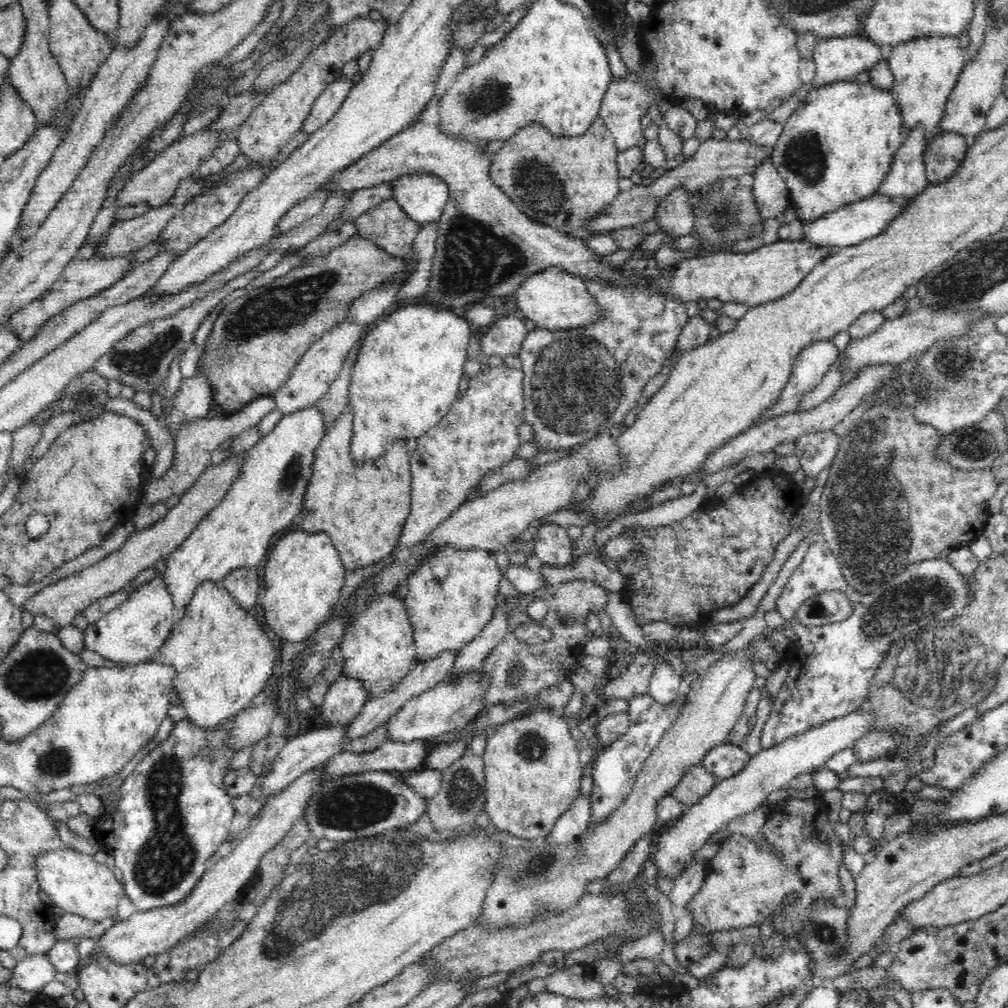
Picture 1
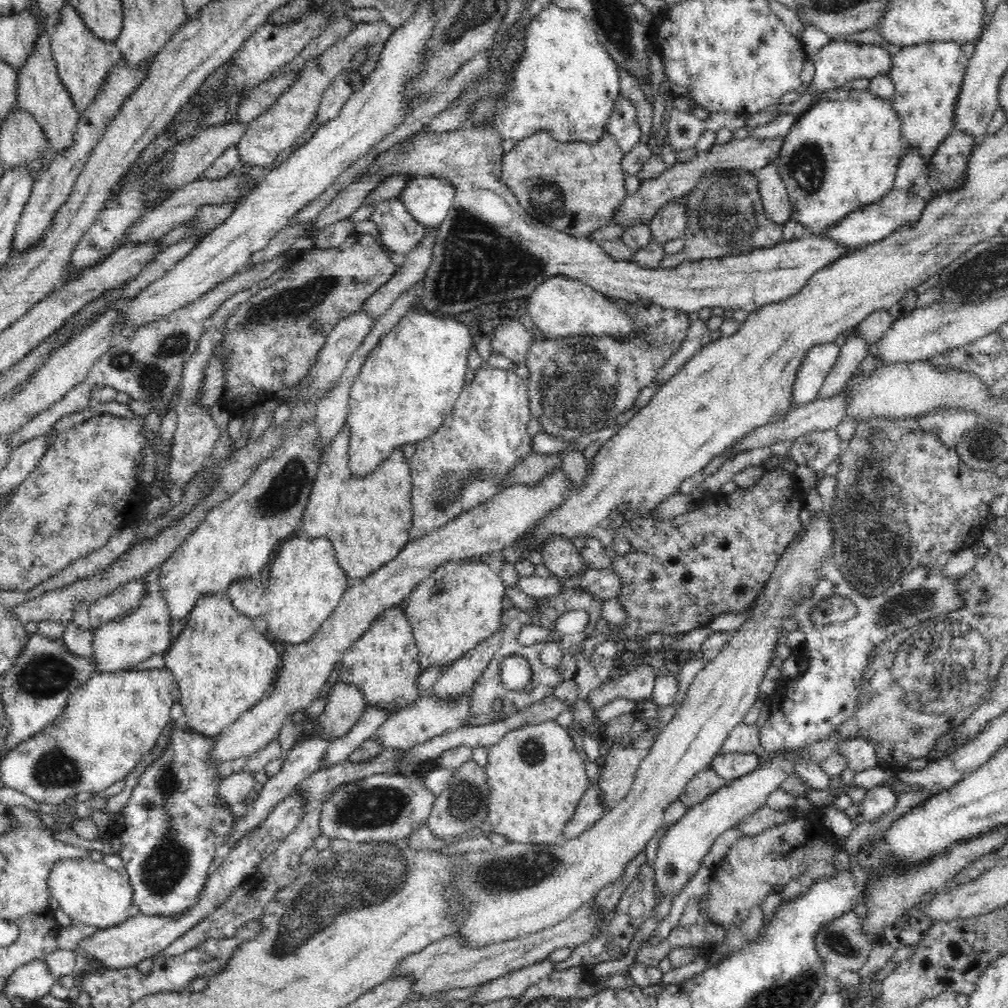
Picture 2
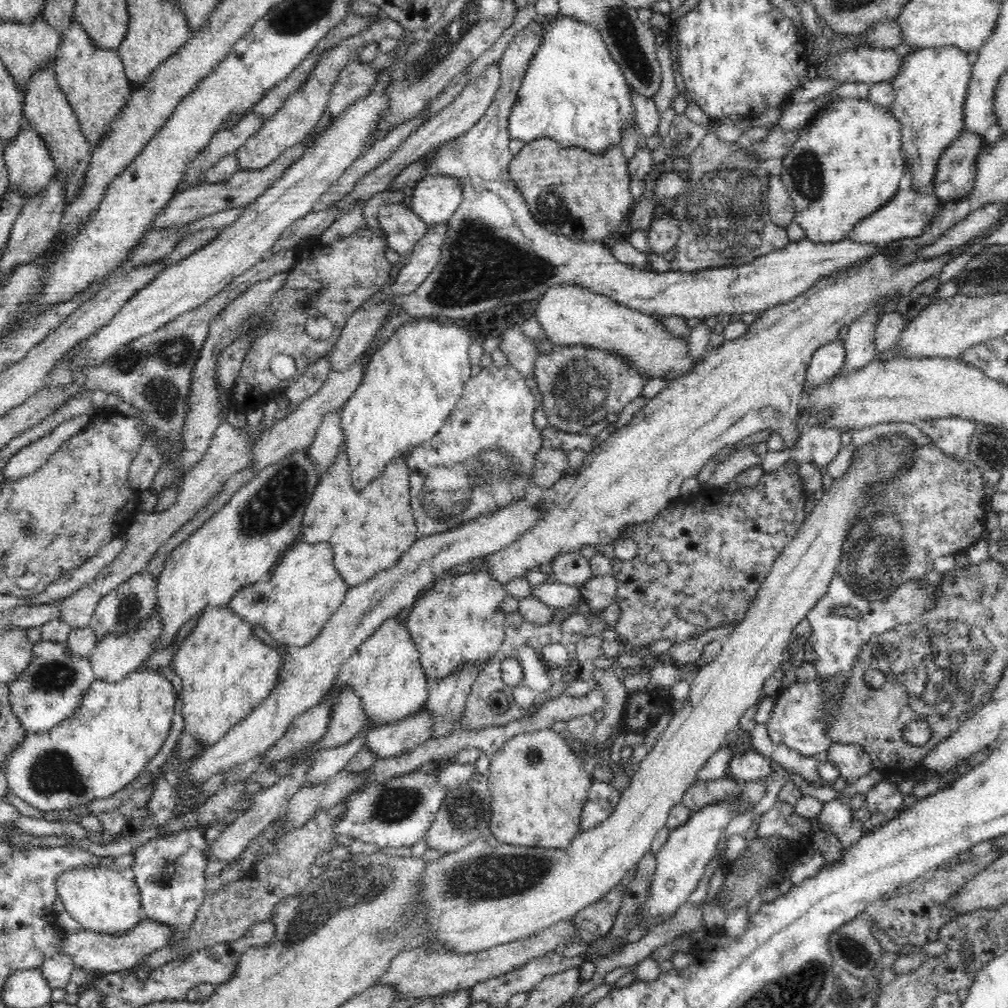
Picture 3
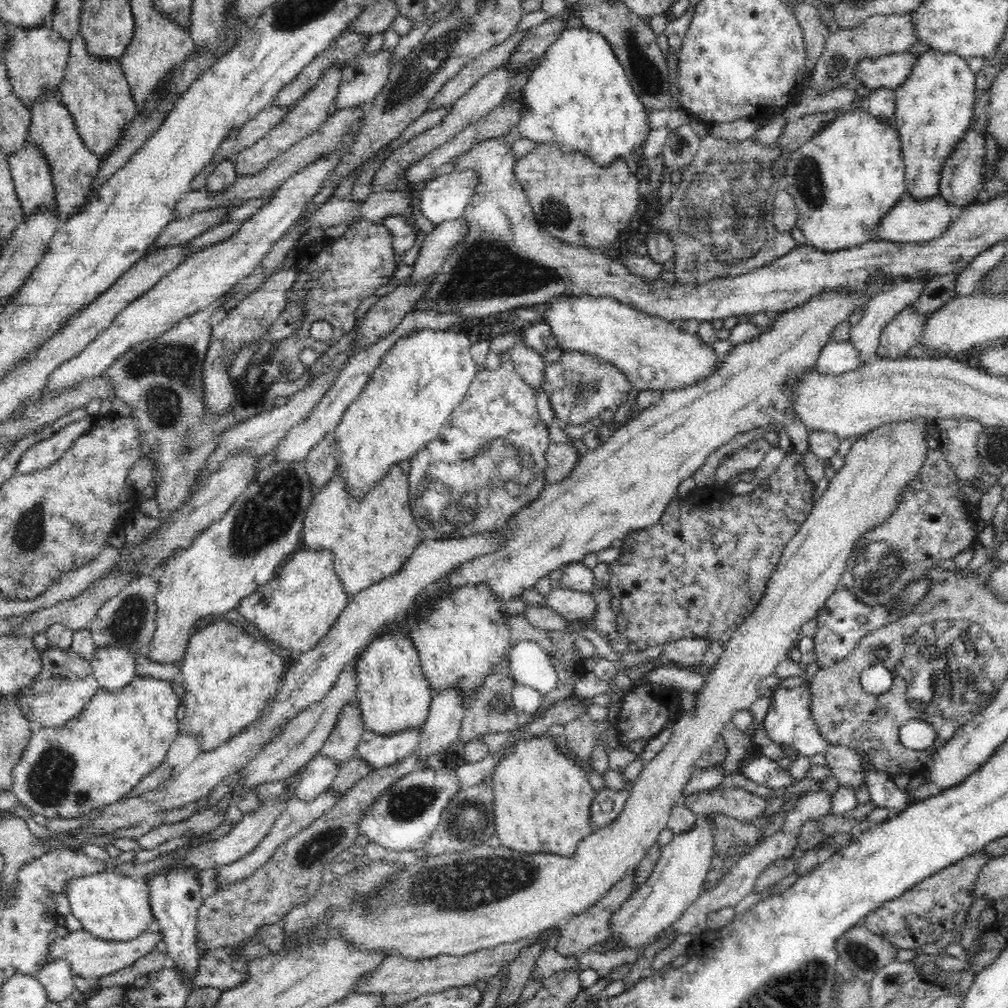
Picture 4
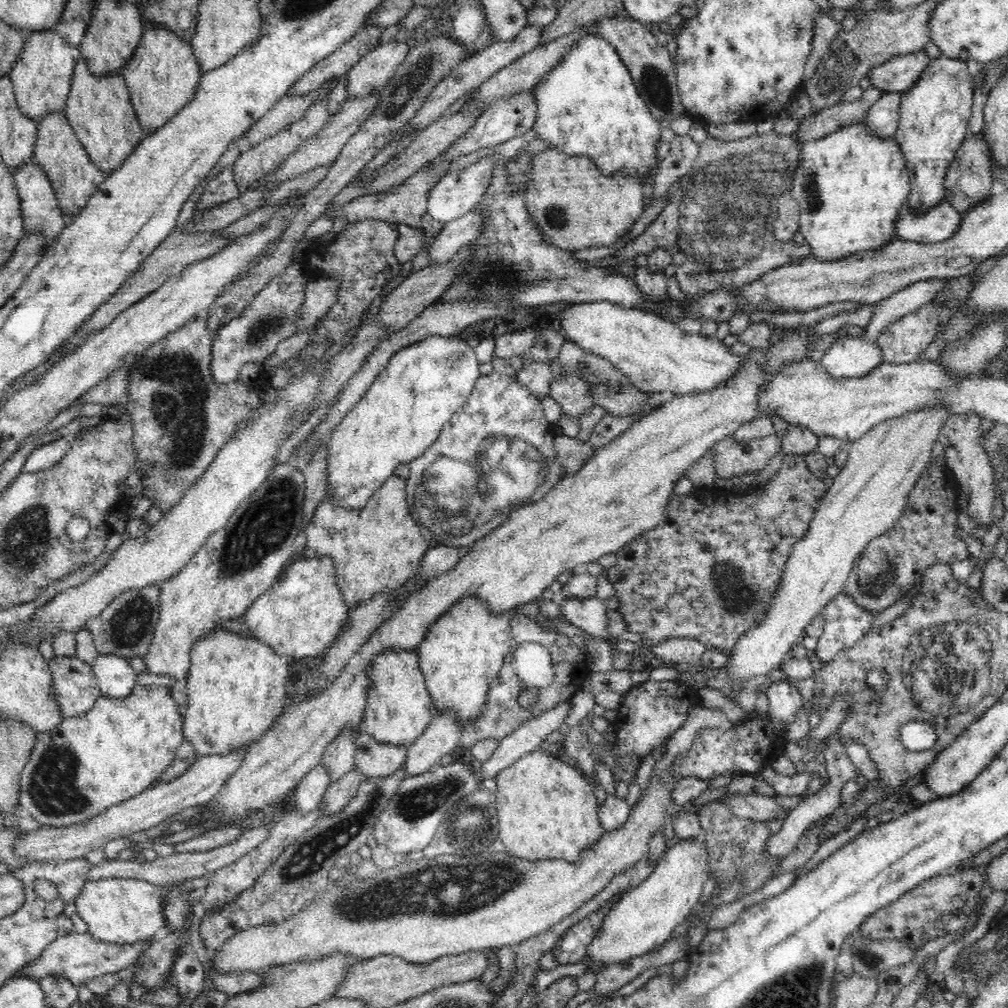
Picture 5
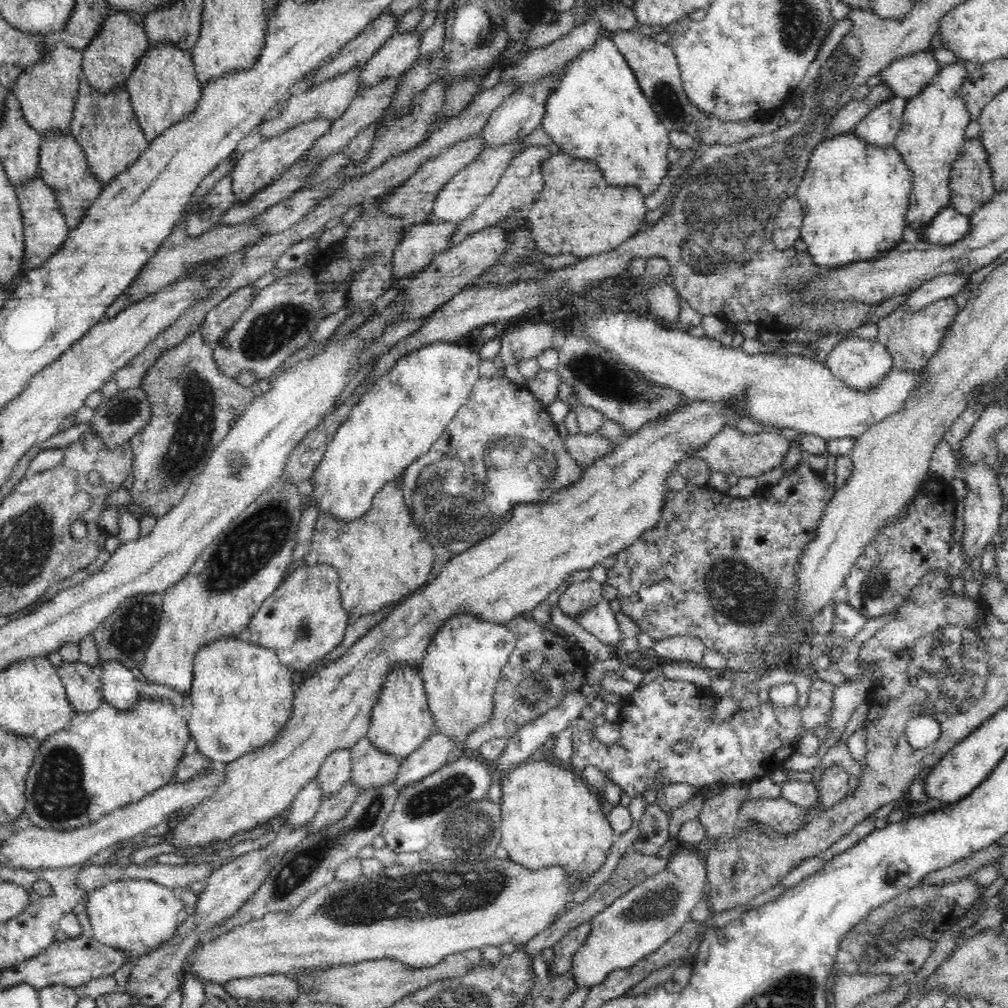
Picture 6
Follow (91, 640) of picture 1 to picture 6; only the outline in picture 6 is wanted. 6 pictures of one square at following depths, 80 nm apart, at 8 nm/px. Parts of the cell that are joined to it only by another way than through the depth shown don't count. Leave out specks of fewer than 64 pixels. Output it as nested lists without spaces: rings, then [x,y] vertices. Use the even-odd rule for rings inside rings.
[[[116,658],[99,660],[96,672],[101,680],[103,698],[114,707],[125,711],[132,708],[138,699],[168,698],[180,710],[184,695],[168,684],[142,683],[134,677],[131,669],[122,665]]]

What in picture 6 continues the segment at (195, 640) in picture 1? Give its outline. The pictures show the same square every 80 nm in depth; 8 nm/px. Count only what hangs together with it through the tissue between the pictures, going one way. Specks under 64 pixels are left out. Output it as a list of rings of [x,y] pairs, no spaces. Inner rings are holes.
[[[220,637],[200,648],[194,657],[194,678],[191,684],[192,713],[187,720],[189,733],[196,740],[198,753],[217,764],[230,764],[259,746],[271,743],[290,718],[295,692],[292,691],[292,671],[271,648],[234,637]]]

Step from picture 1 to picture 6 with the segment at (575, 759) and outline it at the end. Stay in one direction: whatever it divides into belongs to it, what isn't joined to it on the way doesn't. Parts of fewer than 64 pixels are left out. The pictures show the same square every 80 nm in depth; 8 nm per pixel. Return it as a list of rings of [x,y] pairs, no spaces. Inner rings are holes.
[[[529,758],[520,765],[512,767],[505,772],[505,775],[501,775],[502,796],[499,804],[501,806],[501,845],[506,849],[512,861],[528,869],[538,870],[547,866],[560,865],[560,867],[566,869],[570,883],[579,883],[582,879],[592,876],[604,864],[610,852],[610,848],[612,848],[612,844],[614,844],[617,838],[616,832],[610,826],[606,814],[603,814],[600,809],[601,801],[590,791],[590,787],[588,787],[581,775],[574,772],[574,770],[563,768],[558,764],[552,764],[552,762],[547,762],[547,760],[531,759],[532,758]]]

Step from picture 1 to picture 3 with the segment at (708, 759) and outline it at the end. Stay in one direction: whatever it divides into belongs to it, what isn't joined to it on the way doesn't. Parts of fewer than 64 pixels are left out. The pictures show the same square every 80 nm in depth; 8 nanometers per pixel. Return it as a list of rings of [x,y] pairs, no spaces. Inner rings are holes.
[[[752,748],[733,756],[727,774],[741,782],[756,779],[766,779],[767,781],[771,779],[768,777],[770,772],[772,772],[770,760]]]

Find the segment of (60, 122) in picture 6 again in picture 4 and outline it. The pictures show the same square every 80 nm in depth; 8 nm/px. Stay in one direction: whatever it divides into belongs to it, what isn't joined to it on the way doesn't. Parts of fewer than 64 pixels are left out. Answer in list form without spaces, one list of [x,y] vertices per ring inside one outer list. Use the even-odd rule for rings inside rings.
[[[11,27],[10,40],[6,42],[6,55],[3,56],[3,61],[7,65],[13,90],[20,101],[31,108],[46,91],[59,94],[69,57],[69,42],[53,28]]]

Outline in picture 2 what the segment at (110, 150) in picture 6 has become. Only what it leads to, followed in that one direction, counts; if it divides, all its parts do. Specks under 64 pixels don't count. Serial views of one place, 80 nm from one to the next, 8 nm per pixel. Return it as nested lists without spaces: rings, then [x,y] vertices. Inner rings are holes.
[[[69,1],[60,10],[60,21],[51,29],[51,52],[58,75],[70,93],[79,114],[82,114],[102,90],[106,76],[123,55],[115,42],[107,42],[91,32]]]

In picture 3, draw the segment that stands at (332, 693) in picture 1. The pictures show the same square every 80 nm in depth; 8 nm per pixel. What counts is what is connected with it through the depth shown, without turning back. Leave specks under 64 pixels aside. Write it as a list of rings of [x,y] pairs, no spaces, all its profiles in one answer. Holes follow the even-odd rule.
[[[343,685],[337,701],[333,704],[325,735],[320,740],[320,748],[334,748],[358,734],[366,722],[366,713],[358,693],[350,685]]]

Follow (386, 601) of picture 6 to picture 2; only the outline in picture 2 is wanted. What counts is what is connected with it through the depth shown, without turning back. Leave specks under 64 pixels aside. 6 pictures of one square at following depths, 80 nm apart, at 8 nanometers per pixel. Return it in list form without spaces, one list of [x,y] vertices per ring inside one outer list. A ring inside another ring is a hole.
[[[344,423],[340,432],[323,448],[301,531],[308,538],[328,538],[346,578],[364,580],[394,560],[412,541],[409,535],[413,516],[411,472],[404,452],[396,447],[375,471],[355,476],[349,465],[349,440],[350,429]]]

